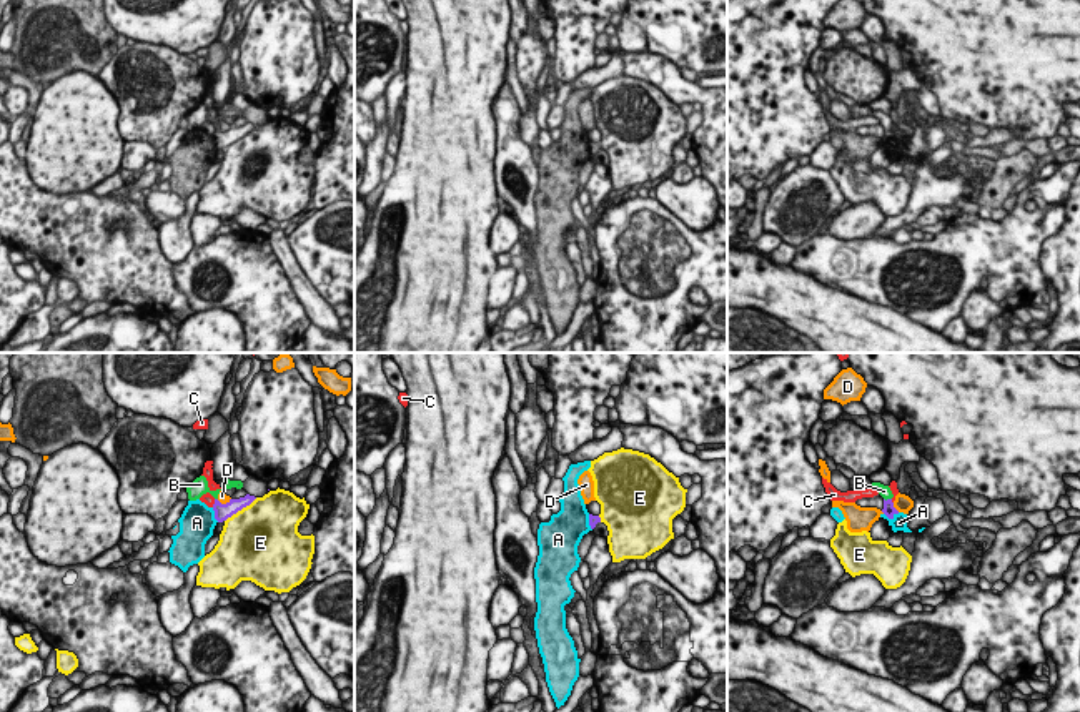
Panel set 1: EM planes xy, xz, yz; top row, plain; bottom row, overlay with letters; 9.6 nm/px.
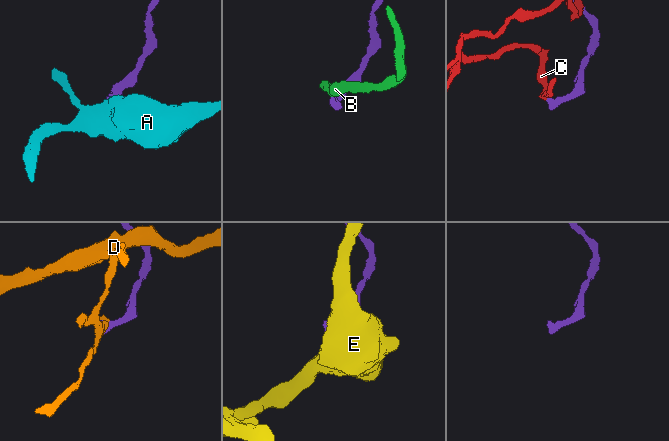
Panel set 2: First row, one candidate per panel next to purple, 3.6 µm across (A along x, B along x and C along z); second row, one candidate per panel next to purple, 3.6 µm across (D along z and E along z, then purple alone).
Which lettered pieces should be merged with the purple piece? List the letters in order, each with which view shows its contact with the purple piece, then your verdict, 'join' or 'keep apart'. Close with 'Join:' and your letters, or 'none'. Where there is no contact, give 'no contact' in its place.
A: yz | keep apart
B: yz | join
C: xy | keep apart
D: yz | keep apart
E: xy | keep apart
Join: B

